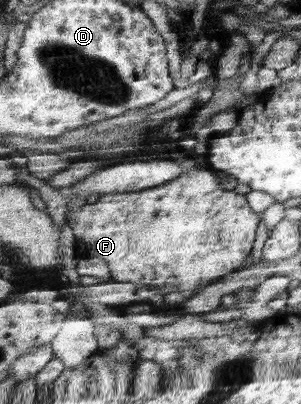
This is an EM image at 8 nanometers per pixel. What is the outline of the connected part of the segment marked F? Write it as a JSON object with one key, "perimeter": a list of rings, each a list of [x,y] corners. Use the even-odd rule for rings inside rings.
{"perimeter":[[[192,165],[169,183],[131,194],[103,194],[95,204],[85,204],[80,210],[66,214],[66,222],[74,231],[77,258],[83,260],[83,264],[77,266],[81,276],[105,276],[107,281],[119,279],[123,283],[147,284],[164,295],[209,287],[241,269],[254,250],[262,218],[253,212],[245,194],[241,196],[221,188],[210,167],[197,169]]]}

